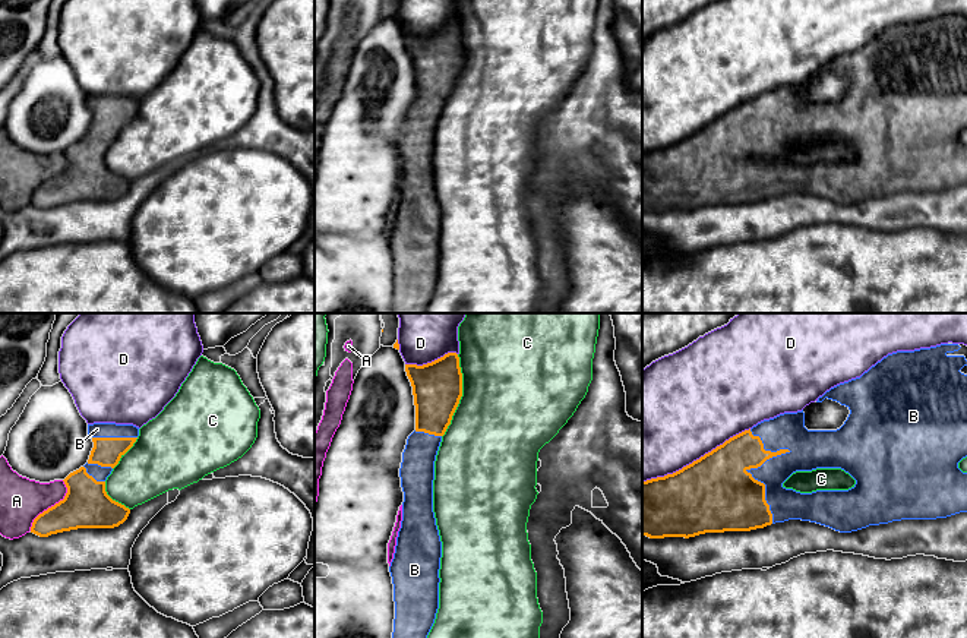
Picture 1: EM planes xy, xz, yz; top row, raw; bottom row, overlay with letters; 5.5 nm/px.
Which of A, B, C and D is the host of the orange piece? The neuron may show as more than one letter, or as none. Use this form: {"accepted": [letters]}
{"accepted": ["B"]}

